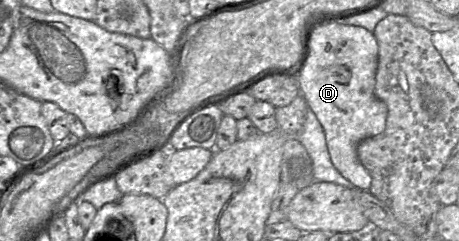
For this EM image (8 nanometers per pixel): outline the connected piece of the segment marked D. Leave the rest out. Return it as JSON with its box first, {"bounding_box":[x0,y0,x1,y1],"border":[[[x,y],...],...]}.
{"bounding_box":[298,22,388,190],"border":[[[330,22],[317,26],[311,34],[310,53],[298,76],[300,94],[322,125],[331,161],[354,187],[368,190],[372,178],[357,155],[358,144],[382,133],[388,107],[375,96],[378,43],[364,27]]]}

